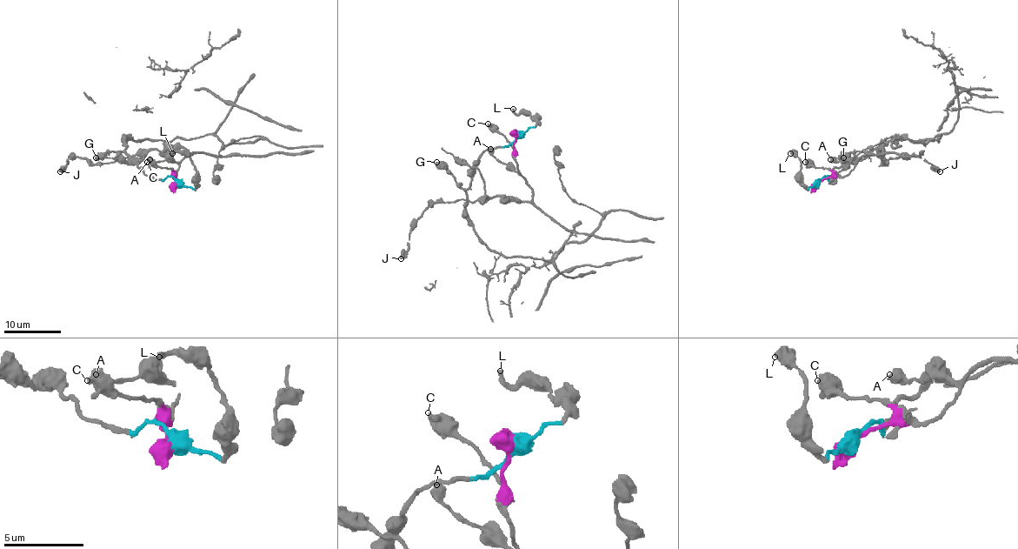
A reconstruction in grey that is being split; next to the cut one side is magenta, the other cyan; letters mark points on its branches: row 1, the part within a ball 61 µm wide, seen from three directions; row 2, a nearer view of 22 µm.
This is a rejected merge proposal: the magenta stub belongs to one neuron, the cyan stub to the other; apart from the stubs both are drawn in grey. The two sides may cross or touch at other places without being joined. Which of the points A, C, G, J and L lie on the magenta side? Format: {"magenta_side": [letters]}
{"magenta_side": ["A", "C", "J"]}

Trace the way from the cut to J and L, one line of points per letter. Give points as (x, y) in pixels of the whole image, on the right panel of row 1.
J: (815, 184), (844, 177), (862, 156), (882, 148), (884, 164), (914, 156), (939, 171)
L: (815, 183), (808, 189), (804, 186), (800, 160), (795, 152), (790, 153)

